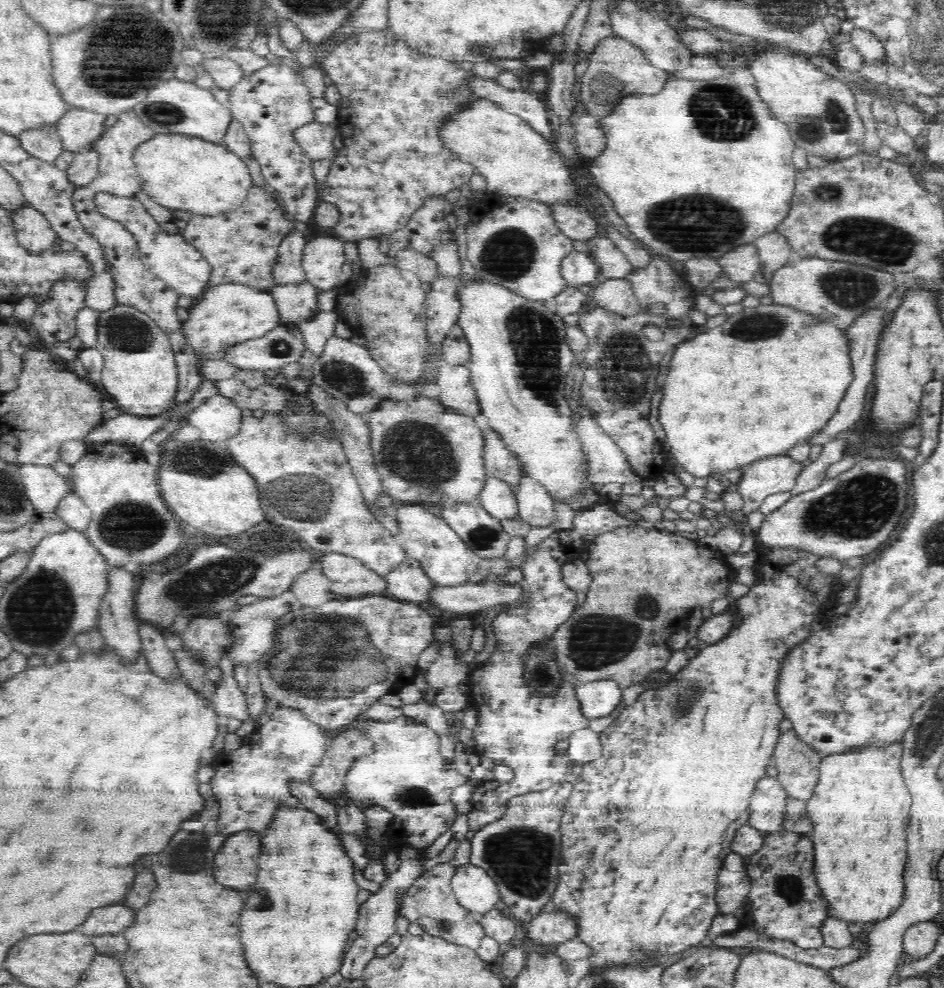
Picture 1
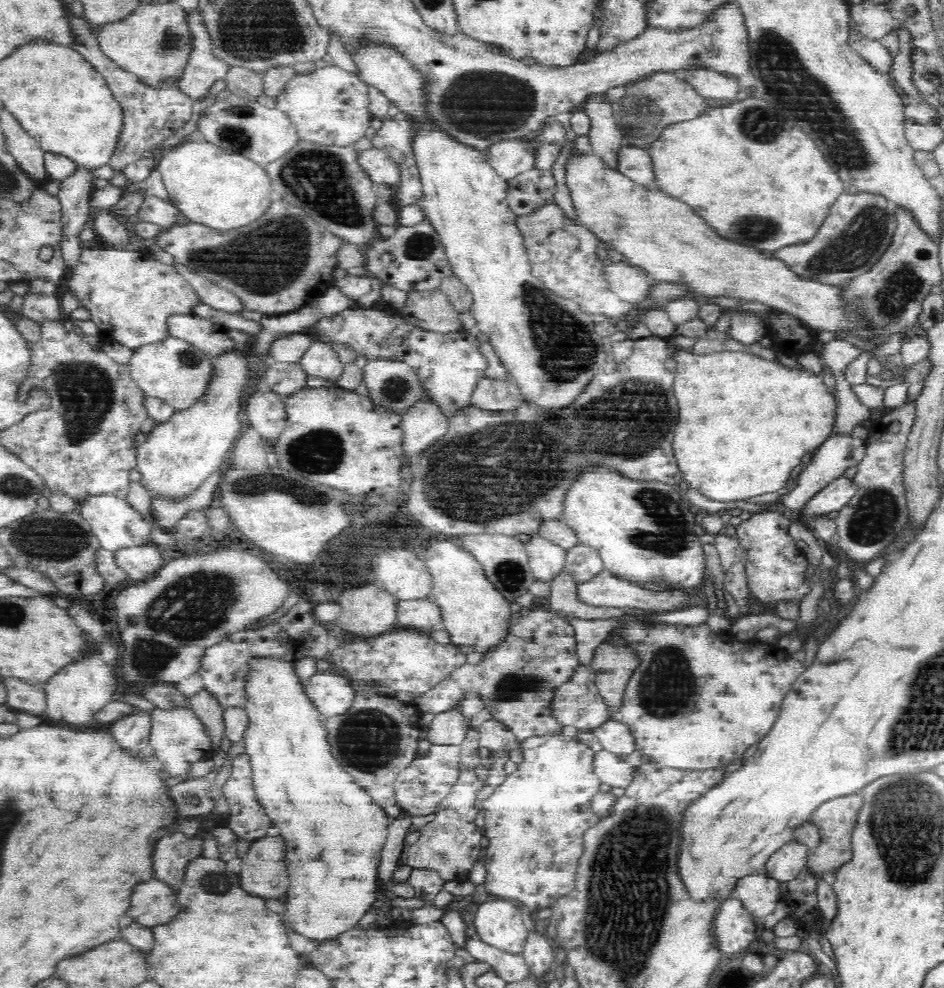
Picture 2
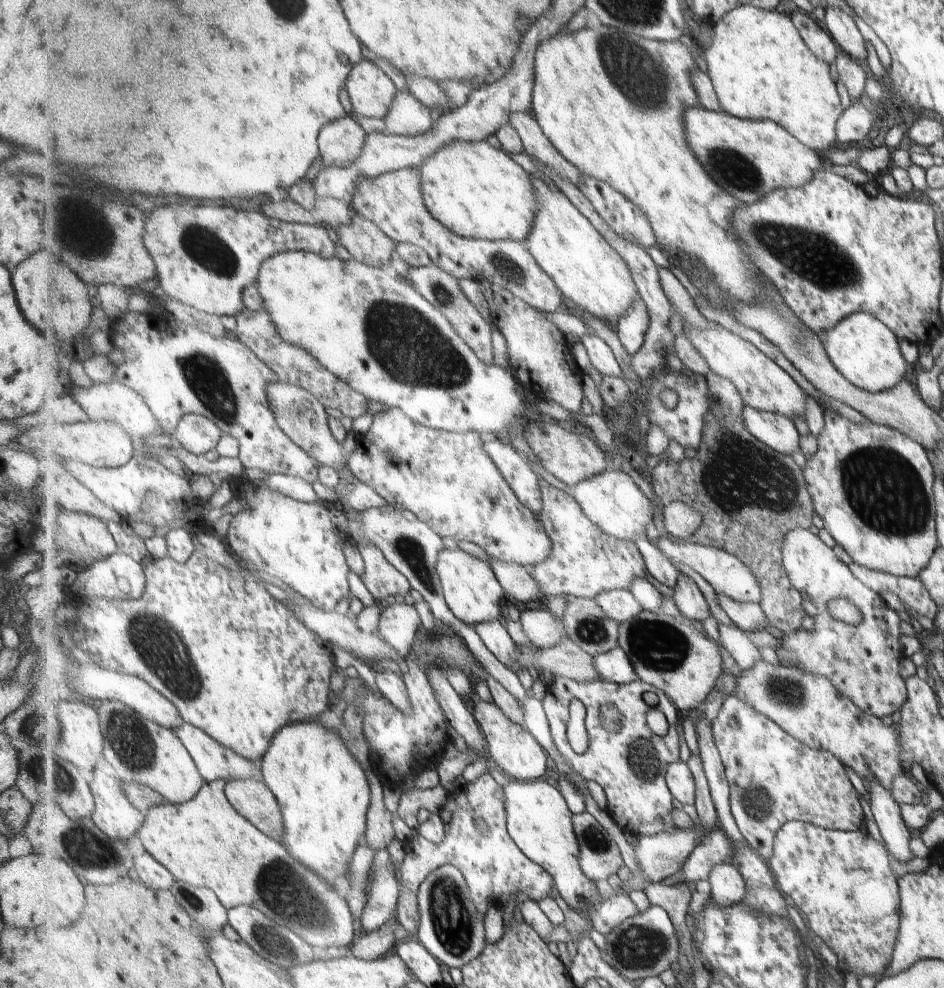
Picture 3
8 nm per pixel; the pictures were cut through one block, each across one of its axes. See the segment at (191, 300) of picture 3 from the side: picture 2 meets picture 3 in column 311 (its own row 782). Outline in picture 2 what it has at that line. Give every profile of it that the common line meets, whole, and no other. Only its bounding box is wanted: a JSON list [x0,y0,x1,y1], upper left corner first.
[223,753,270,842]

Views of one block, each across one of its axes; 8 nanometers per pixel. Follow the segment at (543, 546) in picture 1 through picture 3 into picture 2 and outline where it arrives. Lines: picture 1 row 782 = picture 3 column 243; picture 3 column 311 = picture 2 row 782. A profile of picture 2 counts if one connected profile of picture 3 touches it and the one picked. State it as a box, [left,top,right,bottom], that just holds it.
[478,734,600,914]

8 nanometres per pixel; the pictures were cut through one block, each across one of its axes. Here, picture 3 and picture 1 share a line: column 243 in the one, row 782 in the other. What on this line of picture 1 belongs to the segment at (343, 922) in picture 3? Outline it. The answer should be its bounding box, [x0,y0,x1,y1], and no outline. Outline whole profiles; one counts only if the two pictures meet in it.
[806,744,912,927]

